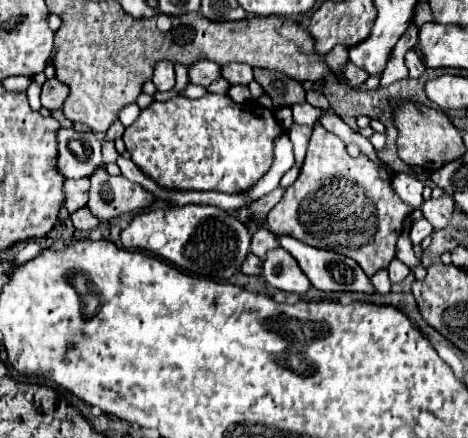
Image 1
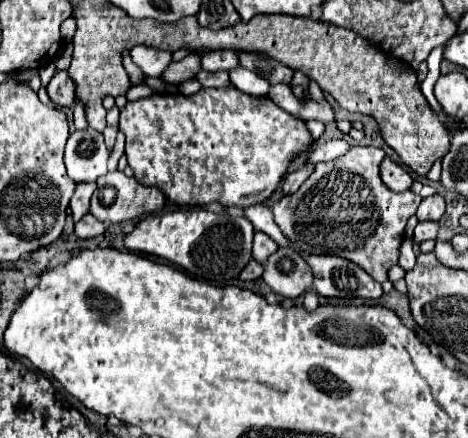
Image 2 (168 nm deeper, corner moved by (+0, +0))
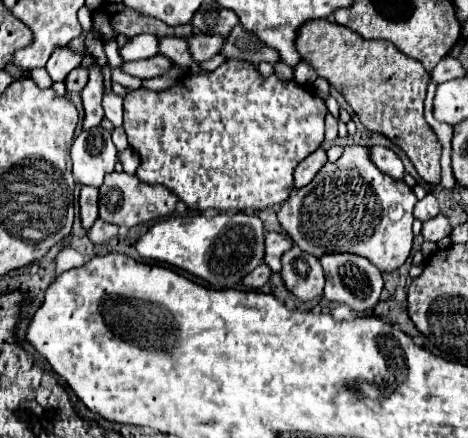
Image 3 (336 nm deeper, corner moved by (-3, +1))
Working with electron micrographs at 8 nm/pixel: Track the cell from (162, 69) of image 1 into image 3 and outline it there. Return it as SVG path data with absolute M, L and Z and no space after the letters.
M138 34L128 38L128 42L120 48L120 56L126 62L146 60L158 54L158 38L152 34Z

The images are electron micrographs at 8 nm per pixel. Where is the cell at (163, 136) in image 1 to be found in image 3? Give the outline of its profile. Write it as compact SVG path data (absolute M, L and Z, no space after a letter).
M236 58L226 60L224 64L220 64L212 72L190 74L184 80L180 80L178 84L174 84L166 90L154 92L154 90L140 88L140 90L134 90L134 92L126 94L126 98L124 98L124 128L126 128L128 142L130 142L132 150L138 152L138 156L140 156L140 166L136 170L136 176L146 184L164 184L164 186L168 186L190 210L196 210L196 212L206 212L206 210L218 210L218 212L240 210L240 212L246 212L250 208L262 210L262 208L268 208L272 204L282 204L296 188L294 186L296 166L324 142L324 118L326 118L326 114L328 114L328 110L326 110L324 100L318 98L308 88L296 84L294 80L280 80L276 74L264 78L264 76L260 76L258 68L252 66L252 62L236 60Z

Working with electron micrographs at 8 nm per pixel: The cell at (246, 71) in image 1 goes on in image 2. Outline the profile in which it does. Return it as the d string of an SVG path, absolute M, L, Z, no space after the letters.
M211 51L201 55L203 69L207 71L231 71L239 67L239 57L235 51Z

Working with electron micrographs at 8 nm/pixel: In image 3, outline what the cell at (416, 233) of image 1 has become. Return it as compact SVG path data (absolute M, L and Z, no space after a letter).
M438 214L426 220L422 226L422 236L424 240L430 240L430 242L440 242L442 238L450 236L450 232L452 232L452 226L444 214Z

